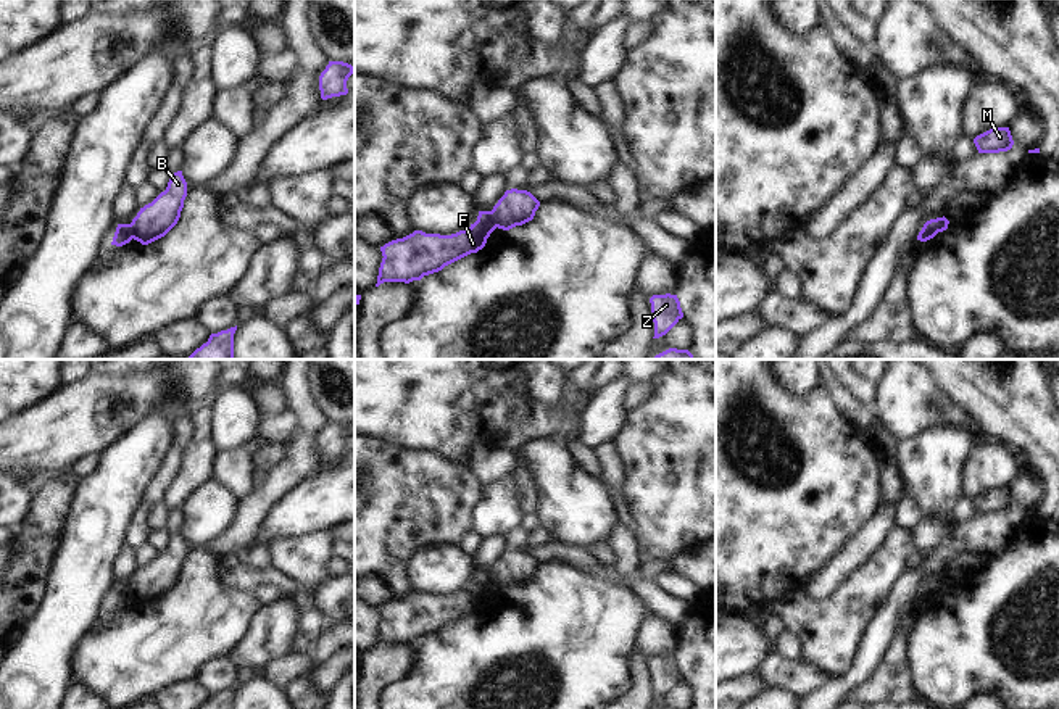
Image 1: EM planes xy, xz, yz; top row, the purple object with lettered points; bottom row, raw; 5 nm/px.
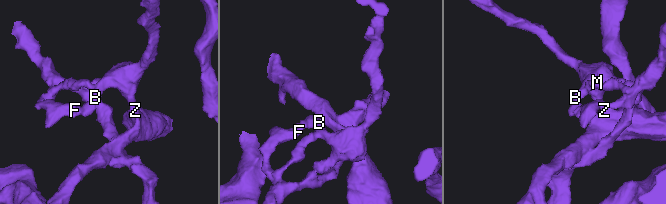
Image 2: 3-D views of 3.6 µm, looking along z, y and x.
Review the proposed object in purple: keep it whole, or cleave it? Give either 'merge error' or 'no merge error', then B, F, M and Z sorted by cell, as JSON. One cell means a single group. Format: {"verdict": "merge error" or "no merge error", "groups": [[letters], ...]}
{"verdict": "merge error", "groups": [["B", "M", "Z"], ["F"]]}

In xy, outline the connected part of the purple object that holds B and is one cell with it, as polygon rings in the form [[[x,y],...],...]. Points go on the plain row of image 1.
[[[182,532],[171,535],[168,548],[132,580],[132,599],[148,606],[164,598],[179,582],[187,558]]]

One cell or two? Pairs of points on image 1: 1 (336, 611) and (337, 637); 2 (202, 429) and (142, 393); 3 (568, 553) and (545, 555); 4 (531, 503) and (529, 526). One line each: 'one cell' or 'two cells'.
1: two cells
2: two cells
3: one cell
4: two cells

